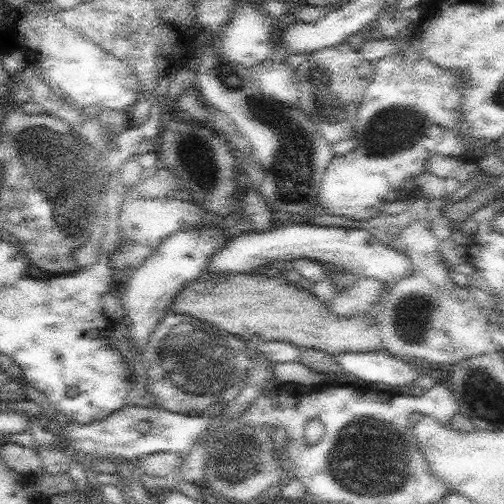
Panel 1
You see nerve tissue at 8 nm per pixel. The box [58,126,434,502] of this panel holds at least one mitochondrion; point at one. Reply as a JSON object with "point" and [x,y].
{"point":[369,457]}

